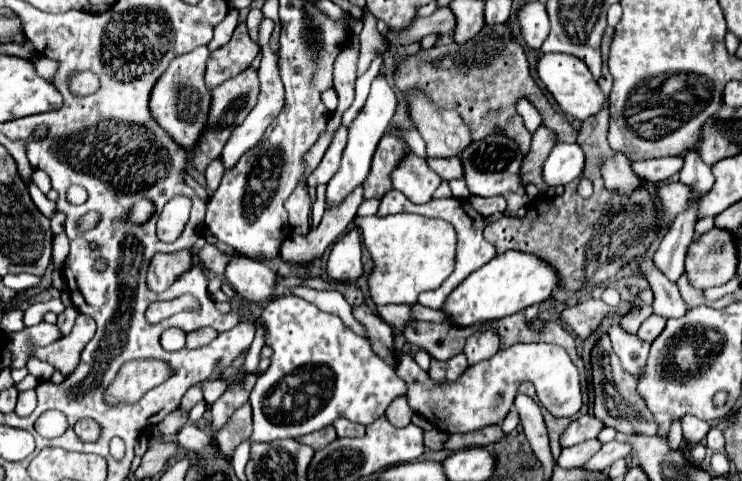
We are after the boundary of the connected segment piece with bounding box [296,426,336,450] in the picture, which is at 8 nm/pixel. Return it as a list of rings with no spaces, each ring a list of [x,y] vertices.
[[[328,426],[328,428],[322,428],[322,430],[318,430],[318,432],[298,436],[296,440],[298,440],[300,444],[312,446],[314,450],[322,450],[322,448],[326,448],[334,438],[336,438],[336,430],[334,430],[332,426]]]

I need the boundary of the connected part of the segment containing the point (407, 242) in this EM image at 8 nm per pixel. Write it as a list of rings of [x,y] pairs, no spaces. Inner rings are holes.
[[[390,214],[356,218],[362,240],[372,254],[374,272],[370,274],[370,294],[374,304],[416,304],[424,290],[436,290],[454,270],[456,232],[440,218],[420,214]]]

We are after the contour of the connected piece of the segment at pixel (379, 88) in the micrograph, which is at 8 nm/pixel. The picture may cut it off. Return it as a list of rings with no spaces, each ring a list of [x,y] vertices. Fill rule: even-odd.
[[[386,74],[374,76],[372,88],[370,88],[370,94],[368,94],[368,100],[366,100],[364,108],[360,110],[360,114],[348,126],[348,142],[346,142],[346,148],[342,152],[340,168],[332,176],[332,180],[328,182],[326,204],[340,202],[348,192],[352,192],[356,186],[360,186],[366,180],[366,176],[370,172],[370,166],[372,166],[372,156],[376,152],[376,146],[378,146],[380,138],[384,136],[384,132],[390,128],[390,120],[396,112],[396,106],[398,106],[398,96],[396,96],[394,86],[386,78]]]

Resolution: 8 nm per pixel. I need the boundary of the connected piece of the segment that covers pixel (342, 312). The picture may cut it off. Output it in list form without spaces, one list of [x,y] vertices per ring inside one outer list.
[[[296,286],[292,288],[292,294],[316,304],[320,310],[324,312],[330,312],[330,314],[336,314],[342,318],[342,322],[358,336],[366,338],[366,328],[352,316],[352,306],[344,300],[344,296],[340,292],[334,292],[334,290],[312,290],[312,288],[306,288],[306,286]]]

